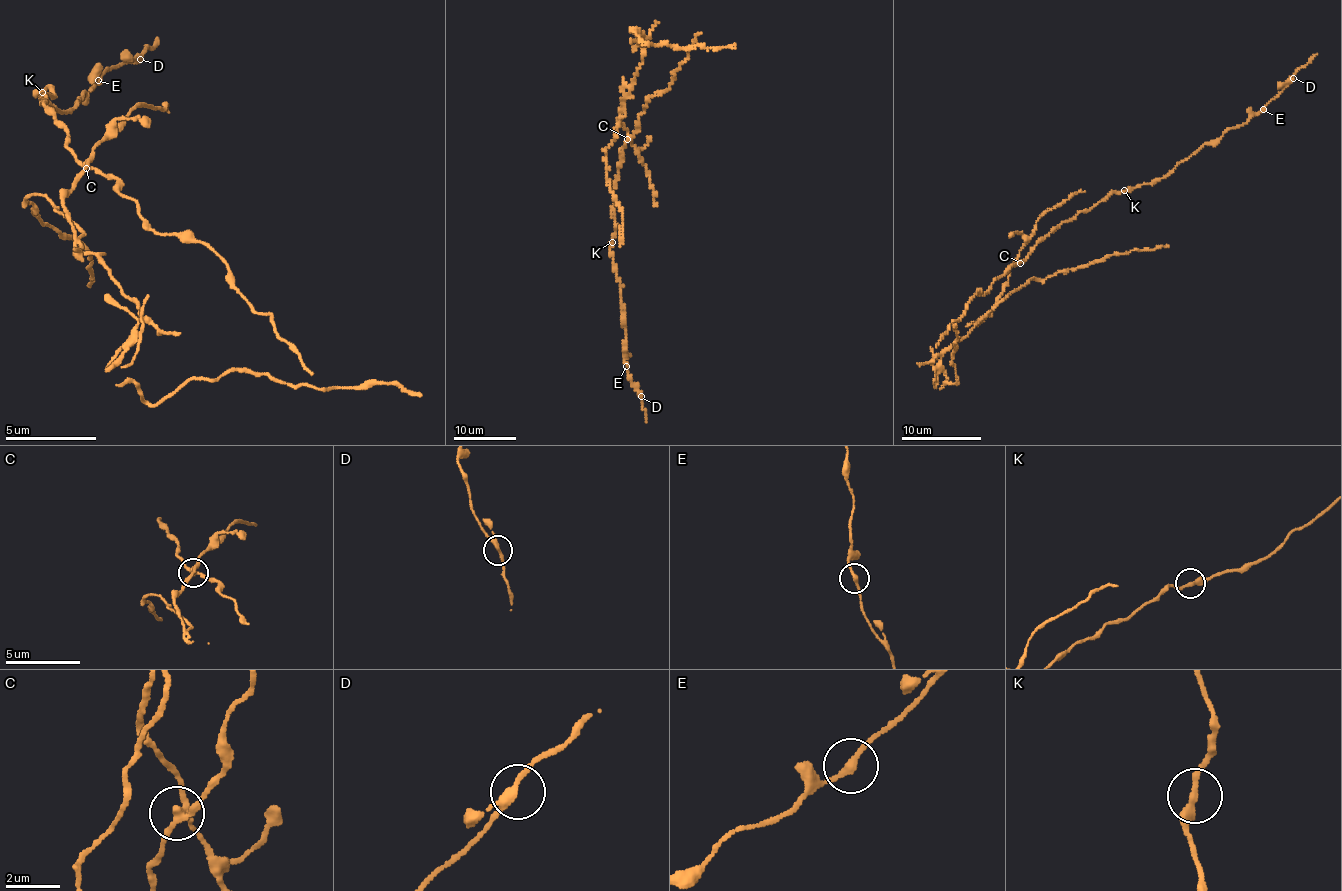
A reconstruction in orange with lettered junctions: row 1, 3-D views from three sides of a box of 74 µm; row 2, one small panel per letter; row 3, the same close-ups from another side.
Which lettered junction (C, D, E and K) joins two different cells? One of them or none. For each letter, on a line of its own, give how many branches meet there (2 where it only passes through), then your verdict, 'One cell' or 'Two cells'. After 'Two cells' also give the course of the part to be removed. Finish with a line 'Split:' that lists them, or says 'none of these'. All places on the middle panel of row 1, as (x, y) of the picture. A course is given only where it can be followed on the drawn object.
C: Branches: 4. Two cells. Course of the part to remove: (627, 138), (619, 115), (642, 60), (641, 40), (633, 30), (643, 42), (736, 47)
D: Branches: 3. One cell
E: Branches: 2. One cell
K: Branches: 2. One cell
Split: C

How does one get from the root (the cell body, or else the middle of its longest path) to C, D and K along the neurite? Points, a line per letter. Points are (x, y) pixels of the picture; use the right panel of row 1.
C: (1032, 252), (1020, 263)
D: (1032, 252), (1038, 239), (1112, 193), (1166, 178), (1205, 144), (1213, 144), (1225, 131), (1259, 114), (1293, 78)
K: (1032, 252), (1036, 241), (1055, 227), (1088, 211), (1112, 193), (1124, 190)

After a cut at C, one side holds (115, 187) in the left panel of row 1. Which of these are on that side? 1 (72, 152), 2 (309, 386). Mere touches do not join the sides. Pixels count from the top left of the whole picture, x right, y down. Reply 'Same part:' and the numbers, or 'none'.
Same part: 1

